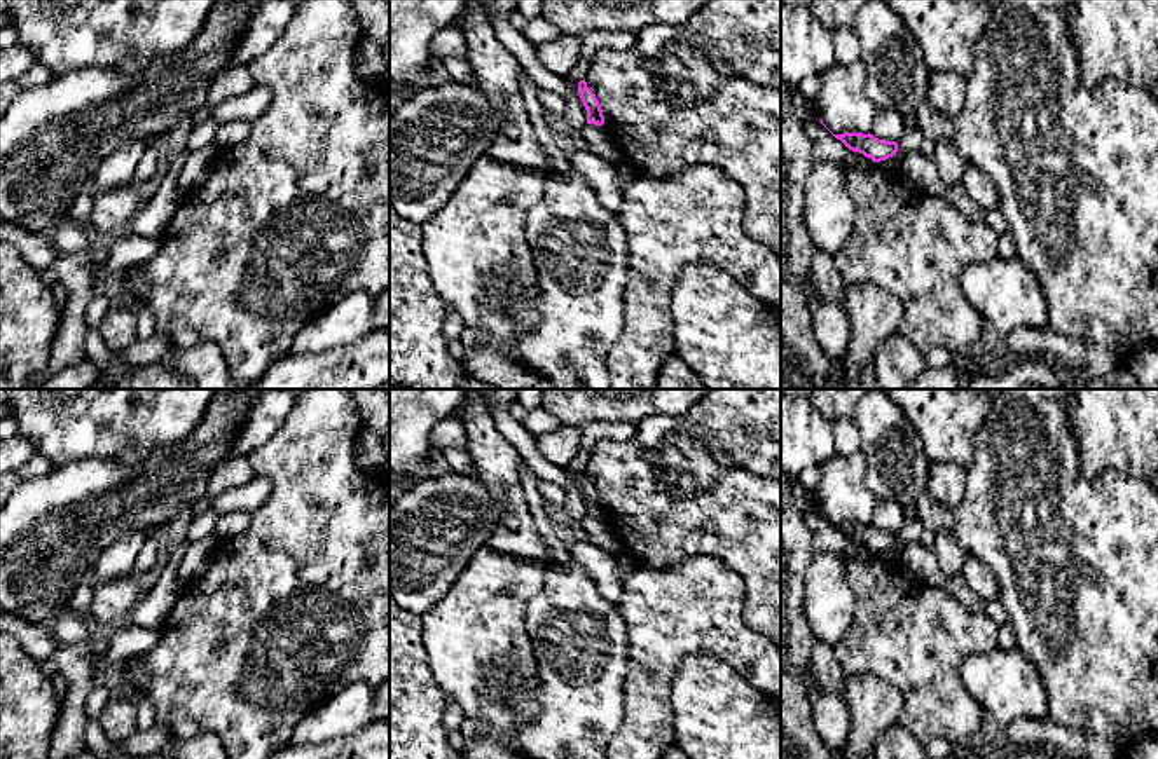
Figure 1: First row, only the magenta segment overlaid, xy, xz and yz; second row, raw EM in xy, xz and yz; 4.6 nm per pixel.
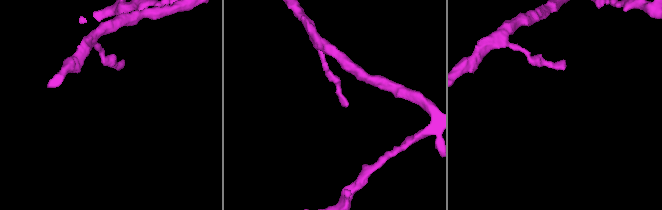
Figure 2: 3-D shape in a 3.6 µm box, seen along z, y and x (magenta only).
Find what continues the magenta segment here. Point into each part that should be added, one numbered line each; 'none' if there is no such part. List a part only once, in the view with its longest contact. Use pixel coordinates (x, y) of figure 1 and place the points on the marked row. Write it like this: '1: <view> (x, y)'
none

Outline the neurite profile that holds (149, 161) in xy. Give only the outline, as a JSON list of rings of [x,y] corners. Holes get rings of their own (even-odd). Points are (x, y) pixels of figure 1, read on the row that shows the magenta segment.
[[[155,143],[150,145],[140,159],[140,164],[134,171],[134,181],[145,181],[152,178],[155,174],[159,157],[161,157],[159,147]]]

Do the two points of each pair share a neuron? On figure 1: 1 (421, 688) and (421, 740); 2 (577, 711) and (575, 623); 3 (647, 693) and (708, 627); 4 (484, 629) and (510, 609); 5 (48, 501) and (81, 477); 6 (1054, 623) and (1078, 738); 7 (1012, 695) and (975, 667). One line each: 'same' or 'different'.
1: same
2: same
3: same
4: same
5: same
6: different
7: same

